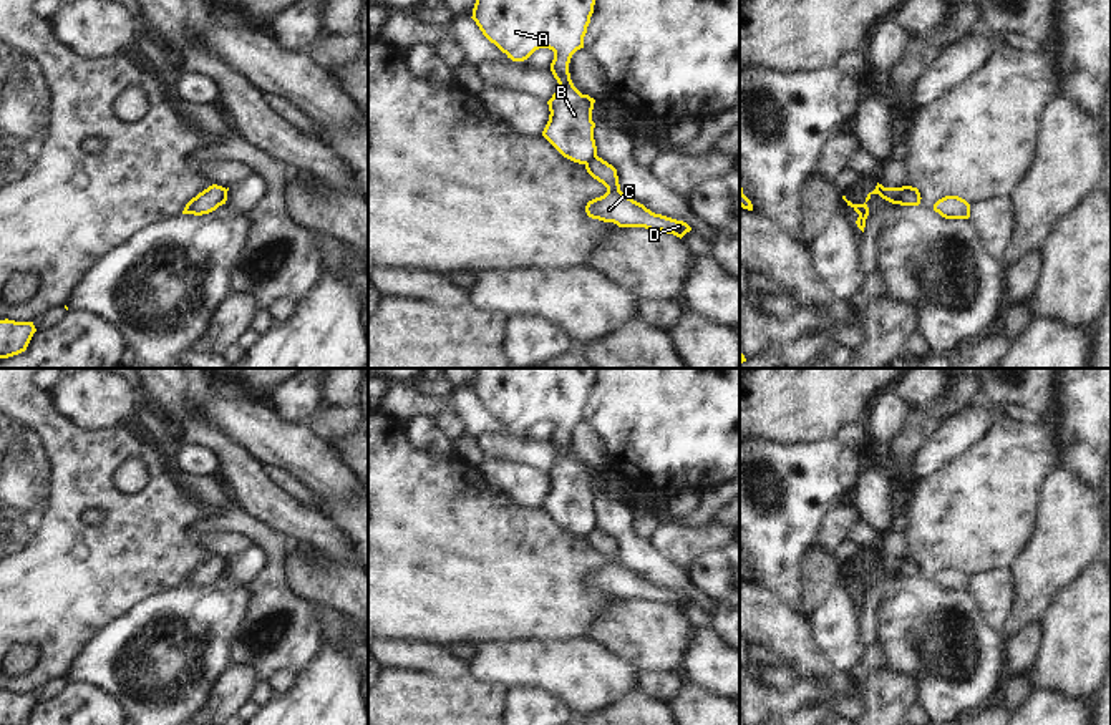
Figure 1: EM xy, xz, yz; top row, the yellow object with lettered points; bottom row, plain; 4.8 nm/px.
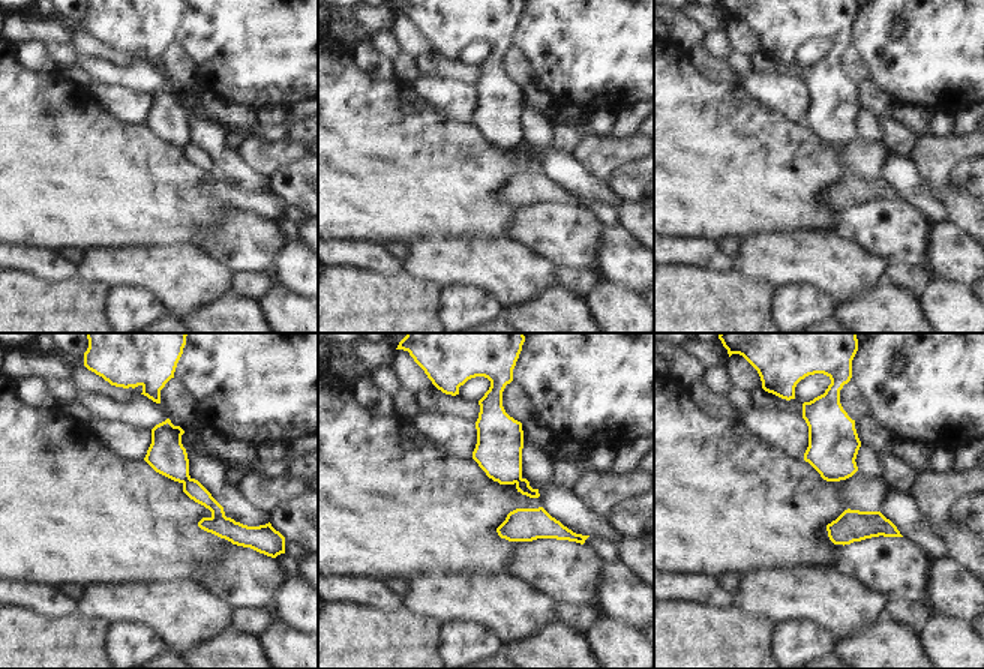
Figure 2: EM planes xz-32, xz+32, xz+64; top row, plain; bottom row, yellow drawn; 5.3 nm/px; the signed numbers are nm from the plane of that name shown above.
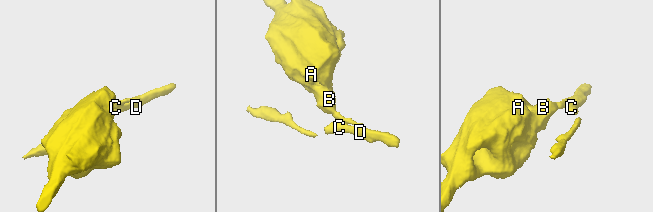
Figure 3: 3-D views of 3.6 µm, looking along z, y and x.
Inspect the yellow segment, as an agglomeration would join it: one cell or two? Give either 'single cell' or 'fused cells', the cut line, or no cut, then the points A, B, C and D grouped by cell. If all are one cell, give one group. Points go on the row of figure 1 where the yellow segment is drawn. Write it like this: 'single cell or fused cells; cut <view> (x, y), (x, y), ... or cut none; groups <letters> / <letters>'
fused cells; cut yz (902, 188), (897, 203); groups A B / C D

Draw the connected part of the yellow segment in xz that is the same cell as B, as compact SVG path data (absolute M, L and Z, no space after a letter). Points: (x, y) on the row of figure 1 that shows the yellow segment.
M476 0L471 17L512 61L524 61L539 48L554 51L551 71L559 90L547 101L551 114L542 136L579 164L597 156L595 100L574 86L569 63L584 48L594 5L595 0Z

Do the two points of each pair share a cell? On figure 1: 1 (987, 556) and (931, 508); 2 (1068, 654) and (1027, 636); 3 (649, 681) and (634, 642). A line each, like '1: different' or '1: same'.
1: same
2: different
3: different

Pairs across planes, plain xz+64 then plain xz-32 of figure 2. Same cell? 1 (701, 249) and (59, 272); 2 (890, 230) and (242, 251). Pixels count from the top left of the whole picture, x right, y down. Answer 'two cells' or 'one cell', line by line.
1: one cell
2: one cell

